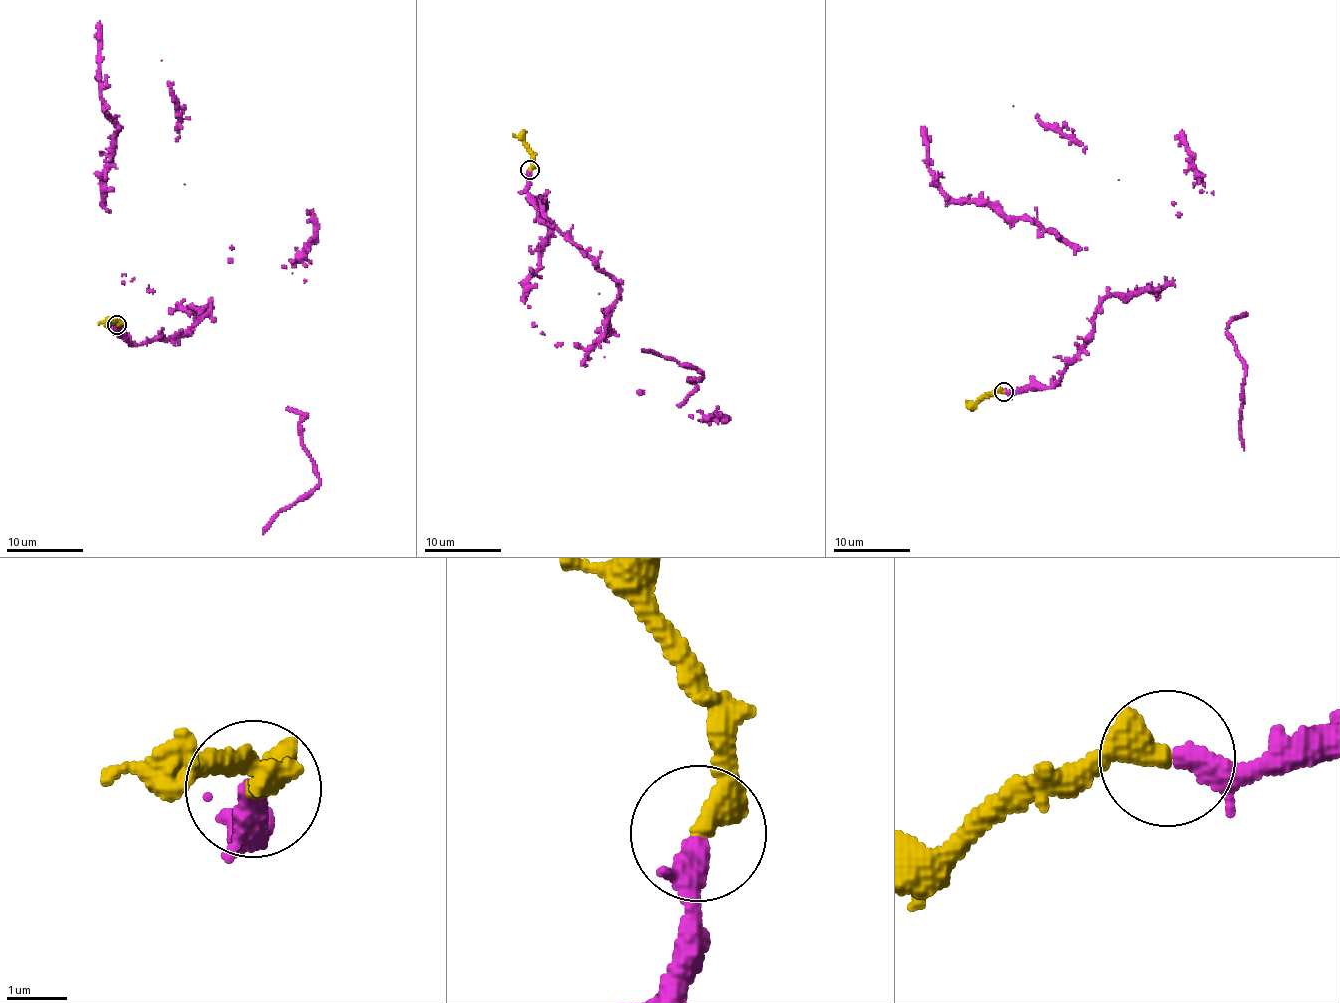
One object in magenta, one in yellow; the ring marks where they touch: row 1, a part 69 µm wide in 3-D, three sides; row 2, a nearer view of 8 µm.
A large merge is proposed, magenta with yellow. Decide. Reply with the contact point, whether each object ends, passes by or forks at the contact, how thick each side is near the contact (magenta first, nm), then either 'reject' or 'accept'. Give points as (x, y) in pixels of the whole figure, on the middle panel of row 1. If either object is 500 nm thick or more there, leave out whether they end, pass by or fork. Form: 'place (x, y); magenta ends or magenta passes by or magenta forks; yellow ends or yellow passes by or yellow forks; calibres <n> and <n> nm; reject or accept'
place (529, 169); magenta passes by; yellow ends; calibres 280 and 440 nm; accept

